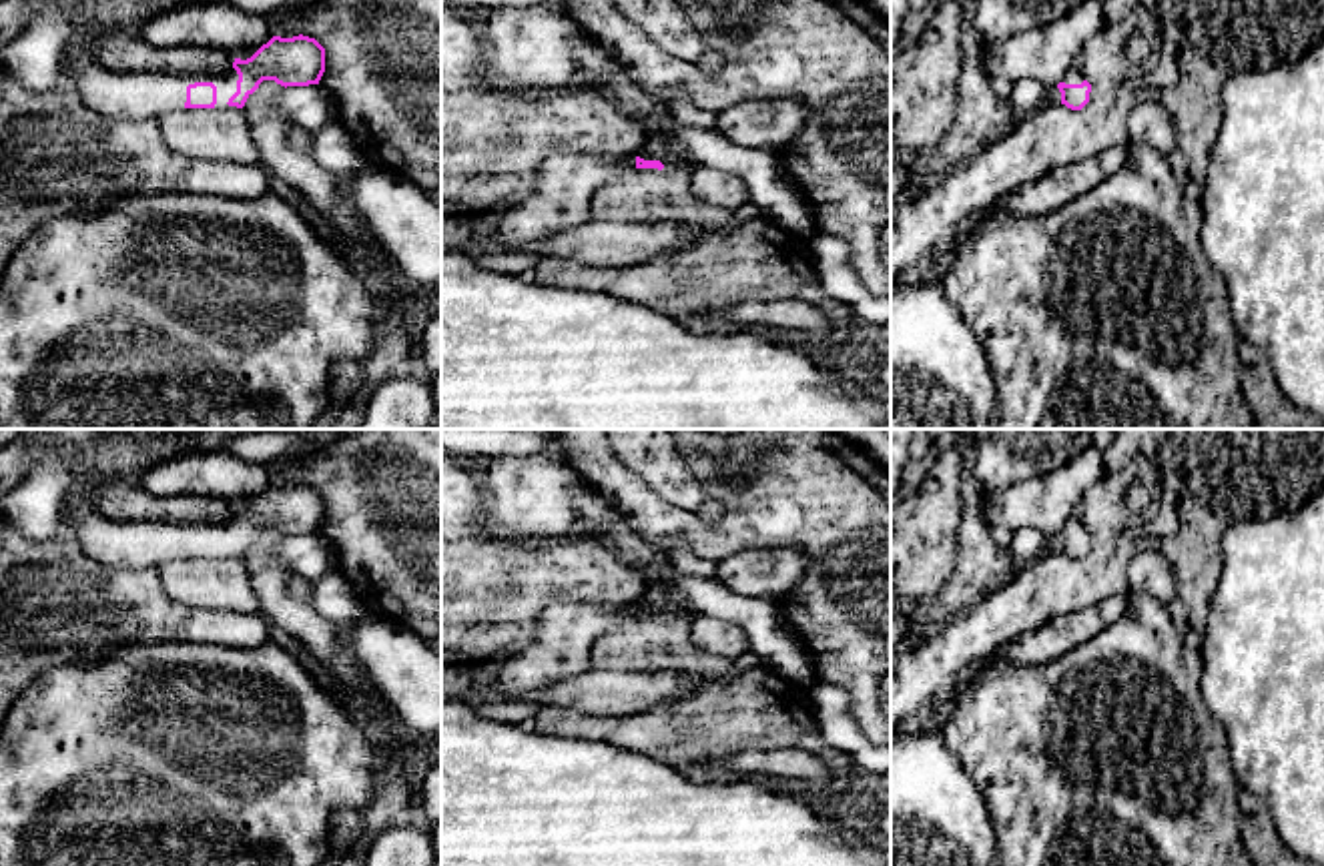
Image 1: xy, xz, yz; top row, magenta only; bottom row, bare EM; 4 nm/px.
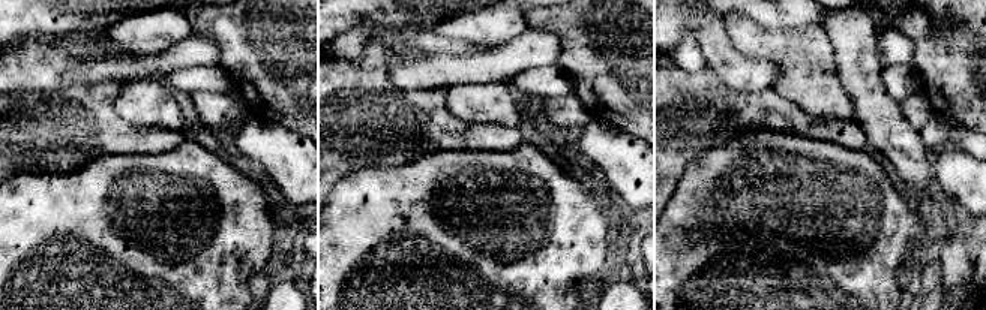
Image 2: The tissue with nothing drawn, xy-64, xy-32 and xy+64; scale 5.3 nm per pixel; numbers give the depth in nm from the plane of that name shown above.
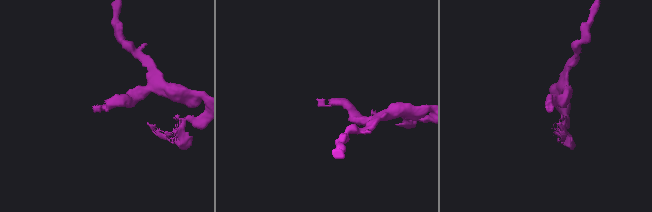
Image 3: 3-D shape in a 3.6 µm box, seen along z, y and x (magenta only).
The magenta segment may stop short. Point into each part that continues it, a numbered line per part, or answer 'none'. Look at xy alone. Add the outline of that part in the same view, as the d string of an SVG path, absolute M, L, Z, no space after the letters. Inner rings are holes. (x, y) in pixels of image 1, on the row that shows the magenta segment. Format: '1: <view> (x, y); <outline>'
1: xy (119, 95); M68 52L64 60L74 76L82 104L94 114L110 118L158 118L185 108L187 86L213 82L217 86L215 108L227 106L237 92L237 70L223 74L179 74L179 72L118 72L100 60Z

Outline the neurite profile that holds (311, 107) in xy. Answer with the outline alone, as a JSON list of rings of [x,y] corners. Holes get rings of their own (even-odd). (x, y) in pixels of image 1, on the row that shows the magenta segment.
[[[321,84],[287,86],[279,92],[277,106],[311,134],[339,118],[333,94]]]

